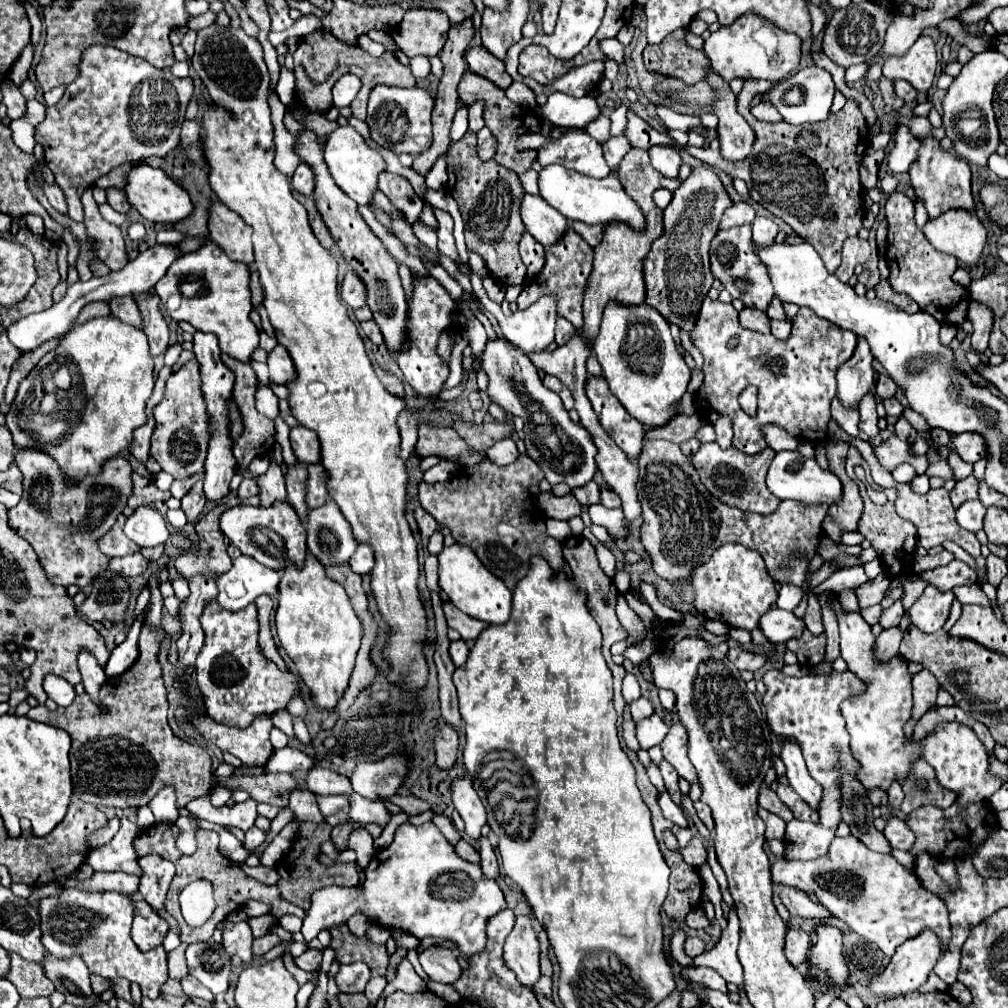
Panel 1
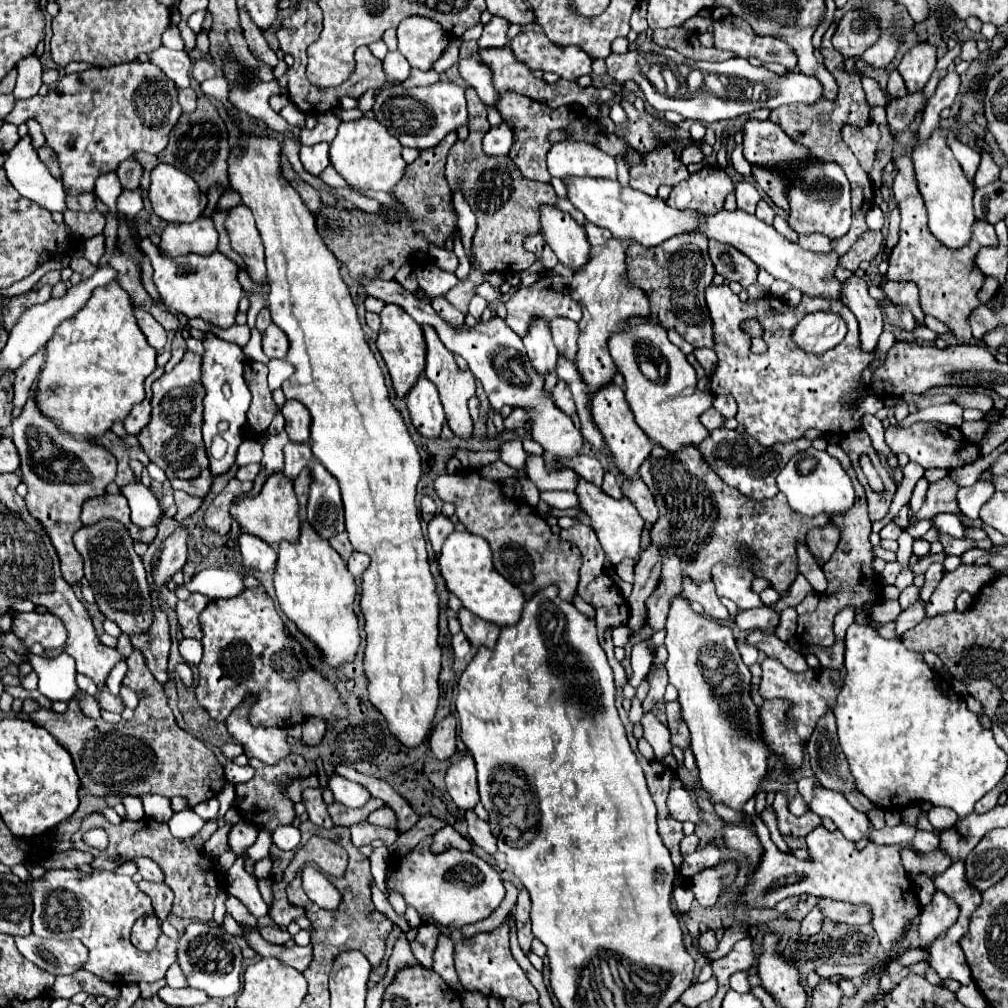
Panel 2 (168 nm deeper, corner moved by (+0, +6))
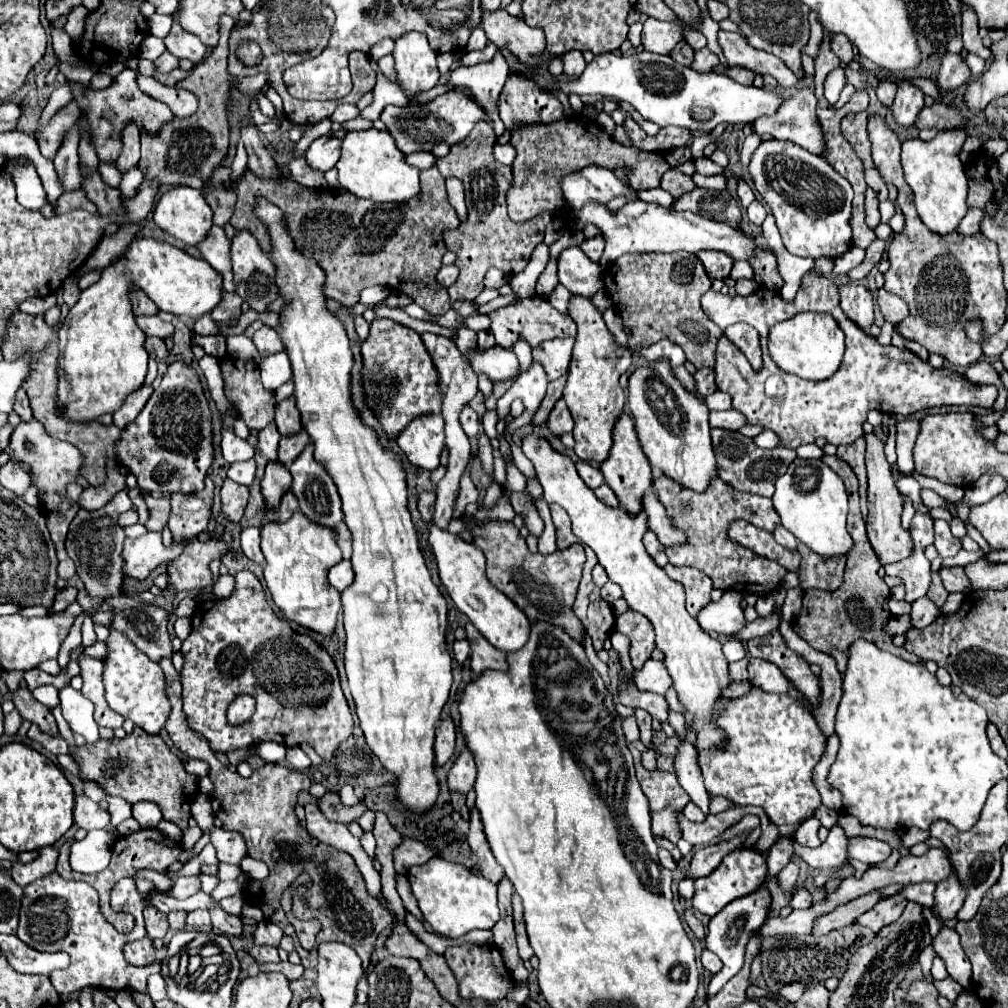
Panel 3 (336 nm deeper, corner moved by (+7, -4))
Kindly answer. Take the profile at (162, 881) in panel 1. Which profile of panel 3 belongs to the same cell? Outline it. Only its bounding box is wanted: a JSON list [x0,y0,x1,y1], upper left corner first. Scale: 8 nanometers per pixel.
[145,905,169,939]

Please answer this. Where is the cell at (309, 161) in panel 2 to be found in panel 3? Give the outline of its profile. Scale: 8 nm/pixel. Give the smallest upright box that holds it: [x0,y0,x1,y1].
[305,133,341,171]

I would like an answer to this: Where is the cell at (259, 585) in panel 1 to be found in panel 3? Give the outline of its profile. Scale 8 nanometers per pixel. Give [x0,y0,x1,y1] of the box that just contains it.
[241,527,265,563]

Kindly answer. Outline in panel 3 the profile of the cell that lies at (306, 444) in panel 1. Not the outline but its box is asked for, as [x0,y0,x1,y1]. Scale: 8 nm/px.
[275,397,301,435]

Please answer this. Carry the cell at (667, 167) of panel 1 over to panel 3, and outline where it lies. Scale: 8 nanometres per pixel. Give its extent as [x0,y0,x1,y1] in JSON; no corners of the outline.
[695,157,725,175]

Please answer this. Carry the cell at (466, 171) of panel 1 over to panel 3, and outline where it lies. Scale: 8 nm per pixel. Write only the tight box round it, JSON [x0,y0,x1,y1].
[437,121,551,301]

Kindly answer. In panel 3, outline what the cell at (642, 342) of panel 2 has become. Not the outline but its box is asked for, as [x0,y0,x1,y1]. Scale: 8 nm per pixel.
[627,361,717,493]

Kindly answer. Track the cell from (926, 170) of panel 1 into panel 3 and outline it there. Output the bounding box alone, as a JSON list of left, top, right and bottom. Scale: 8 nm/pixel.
[939,53,971,91]

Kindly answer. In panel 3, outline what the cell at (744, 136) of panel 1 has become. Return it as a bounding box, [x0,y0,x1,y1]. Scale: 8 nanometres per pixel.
[749,141,853,257]

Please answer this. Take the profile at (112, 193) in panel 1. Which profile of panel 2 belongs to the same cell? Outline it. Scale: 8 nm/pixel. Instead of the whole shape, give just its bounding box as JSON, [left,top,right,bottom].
[116,157,142,191]

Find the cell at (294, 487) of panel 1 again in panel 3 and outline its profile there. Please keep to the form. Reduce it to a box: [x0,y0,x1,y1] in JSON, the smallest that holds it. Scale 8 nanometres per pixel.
[279,429,309,467]

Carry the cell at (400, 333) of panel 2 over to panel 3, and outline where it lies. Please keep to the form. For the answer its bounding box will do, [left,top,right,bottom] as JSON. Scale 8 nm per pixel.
[361,319,441,439]

